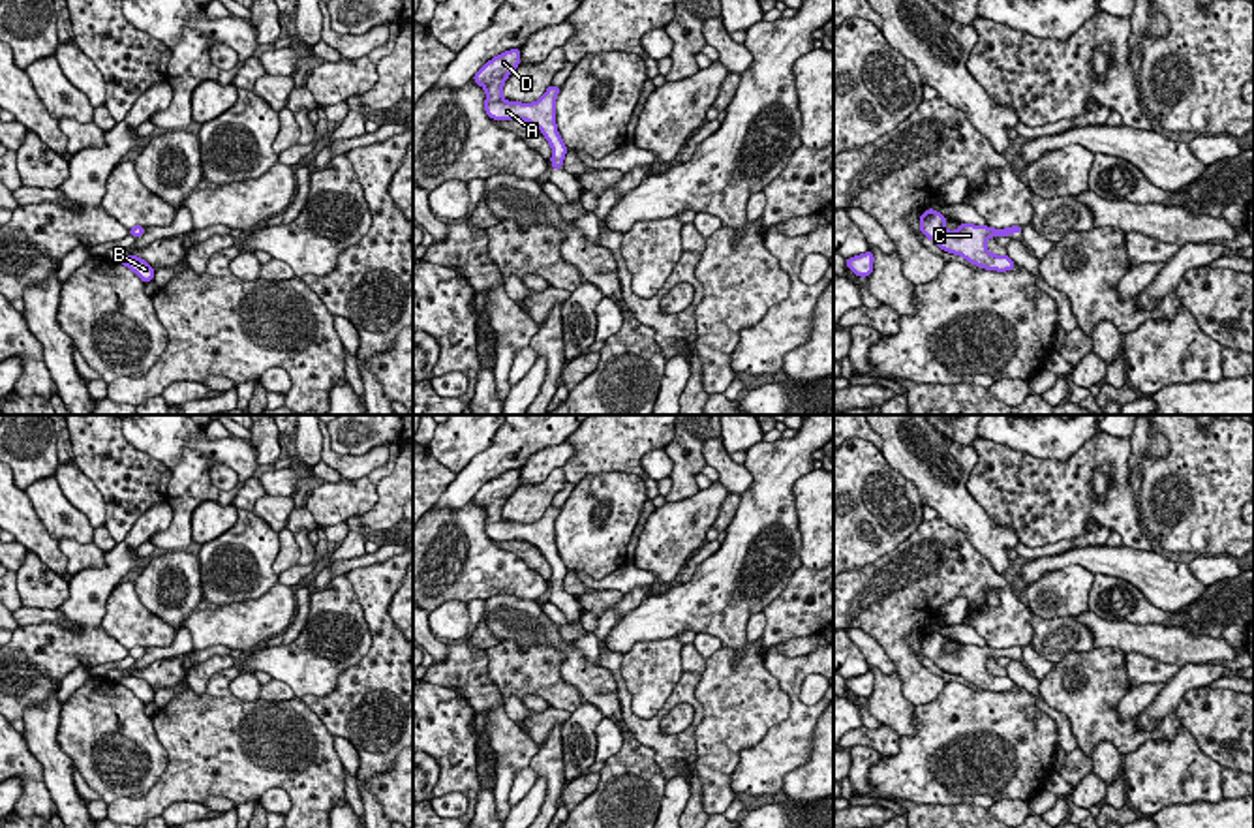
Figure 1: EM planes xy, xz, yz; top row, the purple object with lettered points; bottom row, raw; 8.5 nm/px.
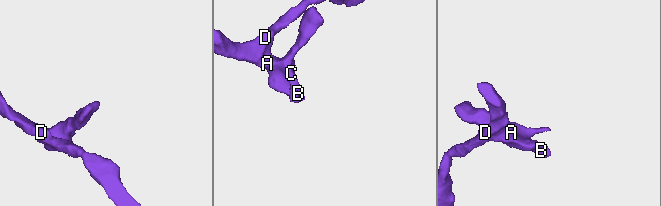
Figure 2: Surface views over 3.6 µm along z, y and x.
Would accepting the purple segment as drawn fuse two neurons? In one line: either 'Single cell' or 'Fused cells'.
Single cell

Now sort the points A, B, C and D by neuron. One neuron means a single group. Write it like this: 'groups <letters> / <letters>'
groups A B C D

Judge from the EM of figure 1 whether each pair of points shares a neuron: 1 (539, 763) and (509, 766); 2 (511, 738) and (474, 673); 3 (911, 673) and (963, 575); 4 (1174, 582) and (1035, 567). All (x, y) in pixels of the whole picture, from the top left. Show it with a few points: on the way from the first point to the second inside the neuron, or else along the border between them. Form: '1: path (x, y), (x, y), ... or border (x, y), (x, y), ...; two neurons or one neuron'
1: border (539, 748), (528, 765); two neurons
2: path (498, 721), (479, 690); one neuron
3: path (900, 641), (900, 611), (932, 579); one neuron
4: path (1140, 567), (1110, 560), (1069, 558); one neuron

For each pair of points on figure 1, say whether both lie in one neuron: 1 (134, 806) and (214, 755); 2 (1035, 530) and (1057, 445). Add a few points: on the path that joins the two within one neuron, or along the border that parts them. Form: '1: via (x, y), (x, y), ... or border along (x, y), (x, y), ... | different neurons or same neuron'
1: via (154, 802), (194, 772) | same neuron
2: border along (1091, 436), (1065, 460), (1035, 459), (1010, 449) | different neurons

